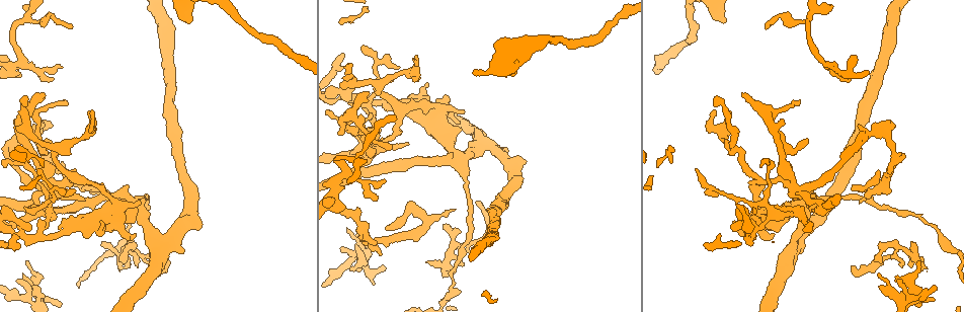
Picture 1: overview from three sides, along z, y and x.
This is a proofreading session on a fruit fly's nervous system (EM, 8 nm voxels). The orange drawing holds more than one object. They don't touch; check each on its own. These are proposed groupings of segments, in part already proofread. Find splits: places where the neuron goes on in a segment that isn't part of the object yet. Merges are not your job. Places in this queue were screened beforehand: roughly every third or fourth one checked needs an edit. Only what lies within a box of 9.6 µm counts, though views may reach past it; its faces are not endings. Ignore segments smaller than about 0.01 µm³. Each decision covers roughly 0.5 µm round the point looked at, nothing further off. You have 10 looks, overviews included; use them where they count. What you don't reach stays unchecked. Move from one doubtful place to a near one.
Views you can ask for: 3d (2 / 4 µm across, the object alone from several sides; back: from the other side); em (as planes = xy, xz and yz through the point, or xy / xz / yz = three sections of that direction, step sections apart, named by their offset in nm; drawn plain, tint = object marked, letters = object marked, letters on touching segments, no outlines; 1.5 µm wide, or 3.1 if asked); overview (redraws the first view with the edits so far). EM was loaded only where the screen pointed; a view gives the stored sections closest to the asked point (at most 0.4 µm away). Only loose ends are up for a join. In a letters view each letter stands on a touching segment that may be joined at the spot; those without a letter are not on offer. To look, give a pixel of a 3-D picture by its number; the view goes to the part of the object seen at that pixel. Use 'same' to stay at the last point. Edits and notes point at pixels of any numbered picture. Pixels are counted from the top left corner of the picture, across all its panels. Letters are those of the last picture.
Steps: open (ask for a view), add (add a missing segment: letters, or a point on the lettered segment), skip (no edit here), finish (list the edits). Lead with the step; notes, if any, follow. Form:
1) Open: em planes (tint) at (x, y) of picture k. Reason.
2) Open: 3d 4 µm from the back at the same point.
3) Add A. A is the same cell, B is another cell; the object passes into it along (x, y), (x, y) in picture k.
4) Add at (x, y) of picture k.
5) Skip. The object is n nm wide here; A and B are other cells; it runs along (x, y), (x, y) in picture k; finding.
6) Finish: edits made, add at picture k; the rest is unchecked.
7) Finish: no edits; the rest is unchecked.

Open: 3d 4 µm at (37, 170) of picture 1. Tapers out.

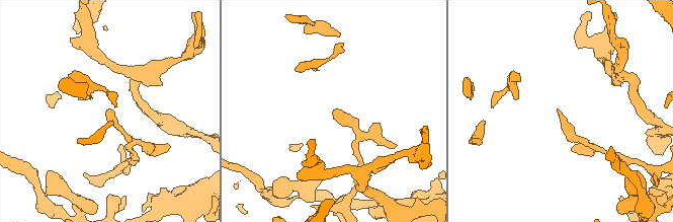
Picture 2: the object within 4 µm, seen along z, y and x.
Open: em xz step 8 (tint) at (559, 109) of picture 2. Shape alone is not enough.

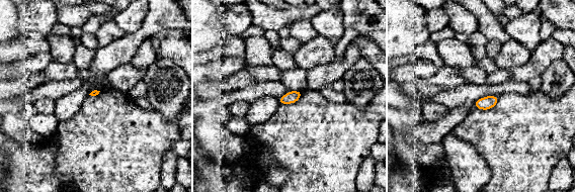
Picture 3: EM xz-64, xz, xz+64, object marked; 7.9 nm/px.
Open: em xy step 8 (letters) at the same point. Another direction.

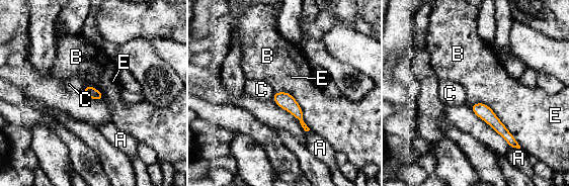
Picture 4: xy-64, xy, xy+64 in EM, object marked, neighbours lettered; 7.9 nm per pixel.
Skip. The object is 90 nm wide here; A, B, C and E are other cells; a border runs along (471, 105), (485, 103), (518, 145) in picture 4; no lettered segment goes on from it.

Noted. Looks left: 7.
Open: em planes (plain) at (376, 201) of picture 1. Branch stops here.

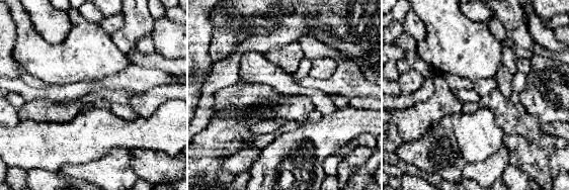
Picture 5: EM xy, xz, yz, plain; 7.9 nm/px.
Open: em planes (letters) at the same point. See the neighbours.

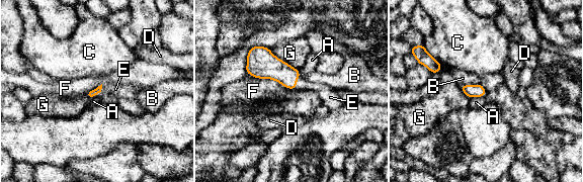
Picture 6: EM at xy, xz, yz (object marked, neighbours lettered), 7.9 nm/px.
Add E. The longest contact is with F, 340 nm; E is the same cell, A, B, C, D, F and G are other cells; the neuron continues.

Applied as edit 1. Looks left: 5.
Open: 3d 2 µm at (766, 27) of picture 1. Branch stops here.

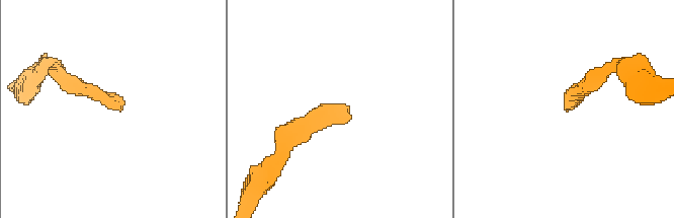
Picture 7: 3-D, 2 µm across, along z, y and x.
Open: em planes (letters) at (571, 109) of picture 7.

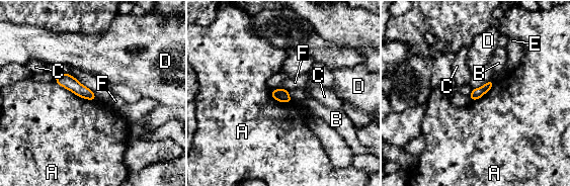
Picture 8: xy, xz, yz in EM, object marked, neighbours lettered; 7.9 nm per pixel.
Skip. The object is 90 nm wide here; A, B, C, D, E and F are other cells; a border runs along (55, 82), (80, 97), (95, 100) in picture 8; no lettered segment goes on from it.

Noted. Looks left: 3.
Open: em planes (plain) at (722, 21) of picture 1. An open end.

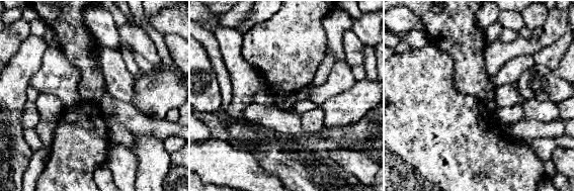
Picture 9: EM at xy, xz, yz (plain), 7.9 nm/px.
Open: em planes (letters) at the same point. See the neighbours.

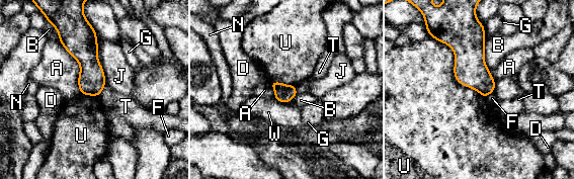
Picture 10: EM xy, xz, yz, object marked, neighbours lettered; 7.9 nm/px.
Skip. The longest contact is with U, 650 nm; A, B, D, F, G, J, N, T, U and W are other cells; a border runs along (433, 38), (485, 97) in picture 10; no lettered segment goes on from it.

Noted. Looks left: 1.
Finish: edits made, add at picture 6; the rest is unchecked.

